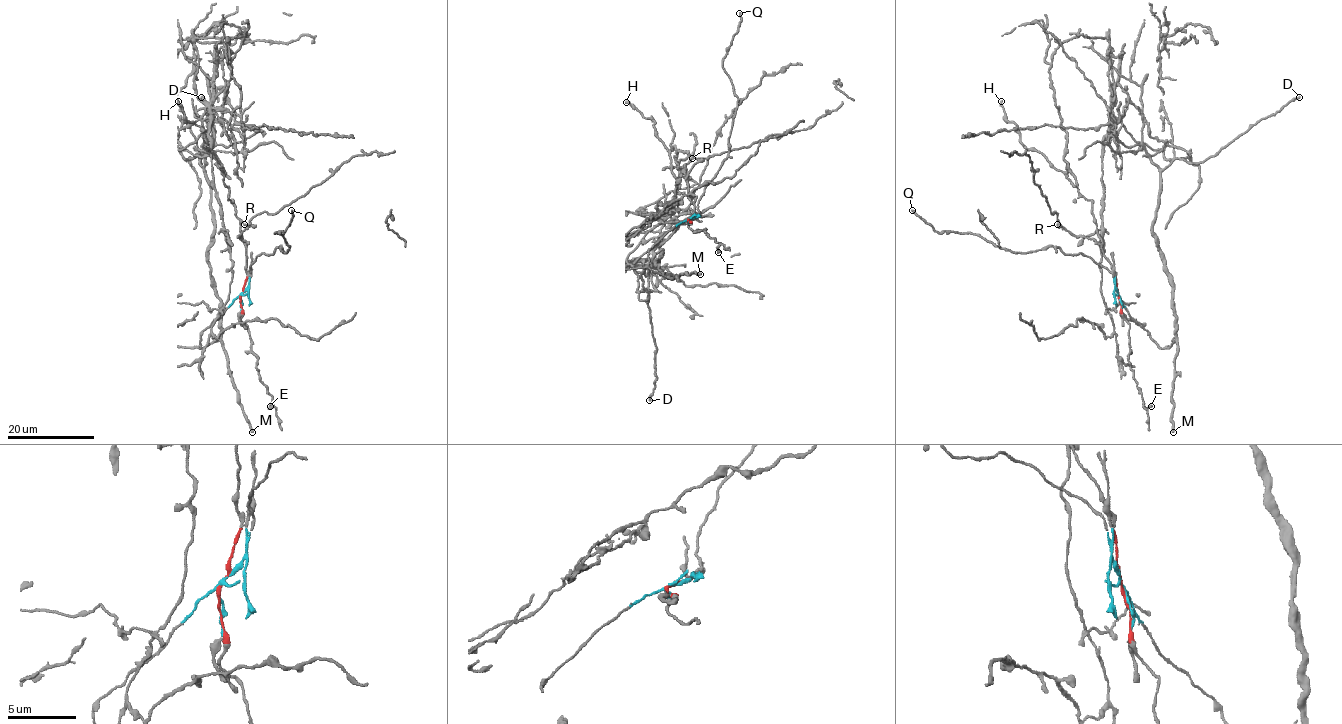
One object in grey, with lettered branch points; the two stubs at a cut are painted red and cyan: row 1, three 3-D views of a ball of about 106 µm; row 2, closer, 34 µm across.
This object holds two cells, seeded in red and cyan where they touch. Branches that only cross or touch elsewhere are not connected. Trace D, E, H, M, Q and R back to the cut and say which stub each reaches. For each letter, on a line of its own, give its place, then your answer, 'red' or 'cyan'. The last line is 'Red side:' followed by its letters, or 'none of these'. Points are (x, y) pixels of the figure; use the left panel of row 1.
D: (201, 97) | cyan
E: (270, 406) | red
H: (178, 101) | red
M: (252, 432) | cyan
Q: (291, 210) | cyan
R: (244, 224) | red
Red side: E, H, R

